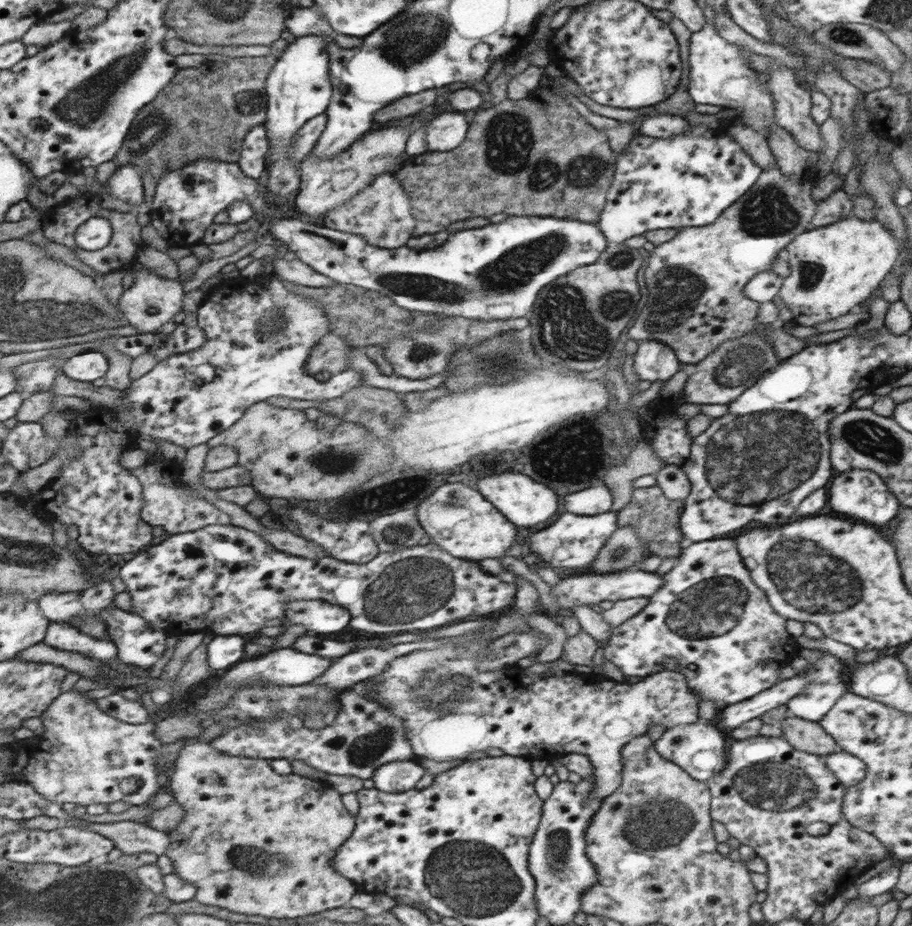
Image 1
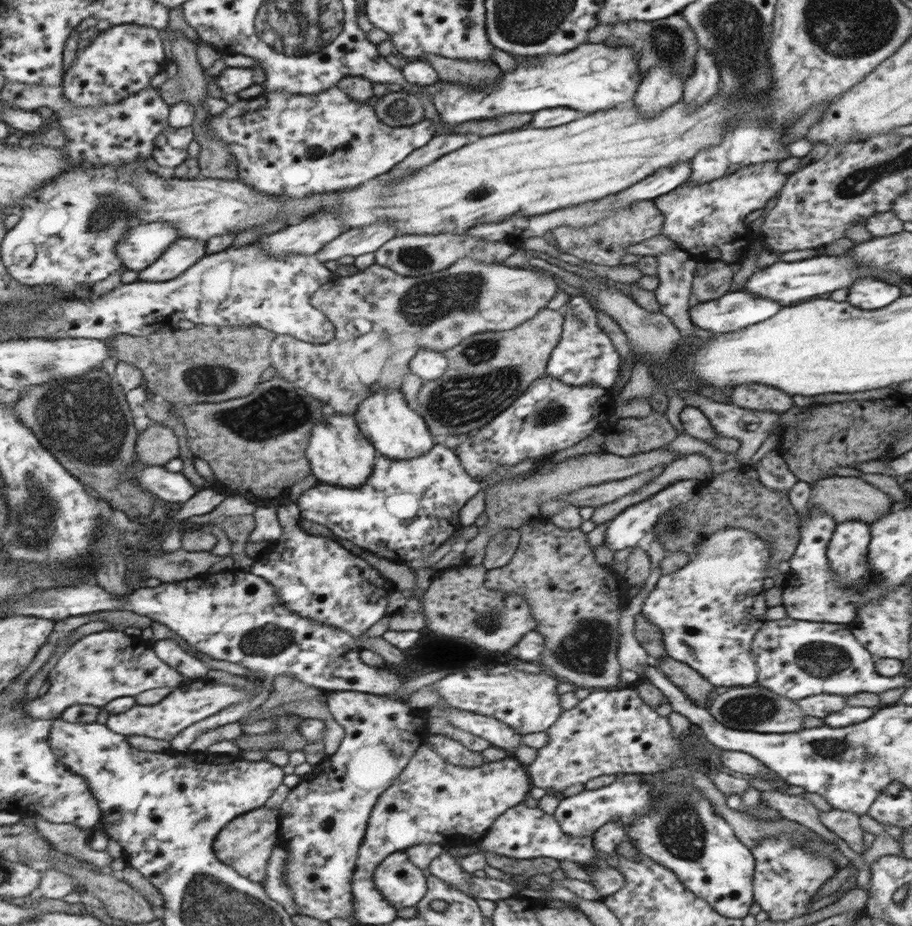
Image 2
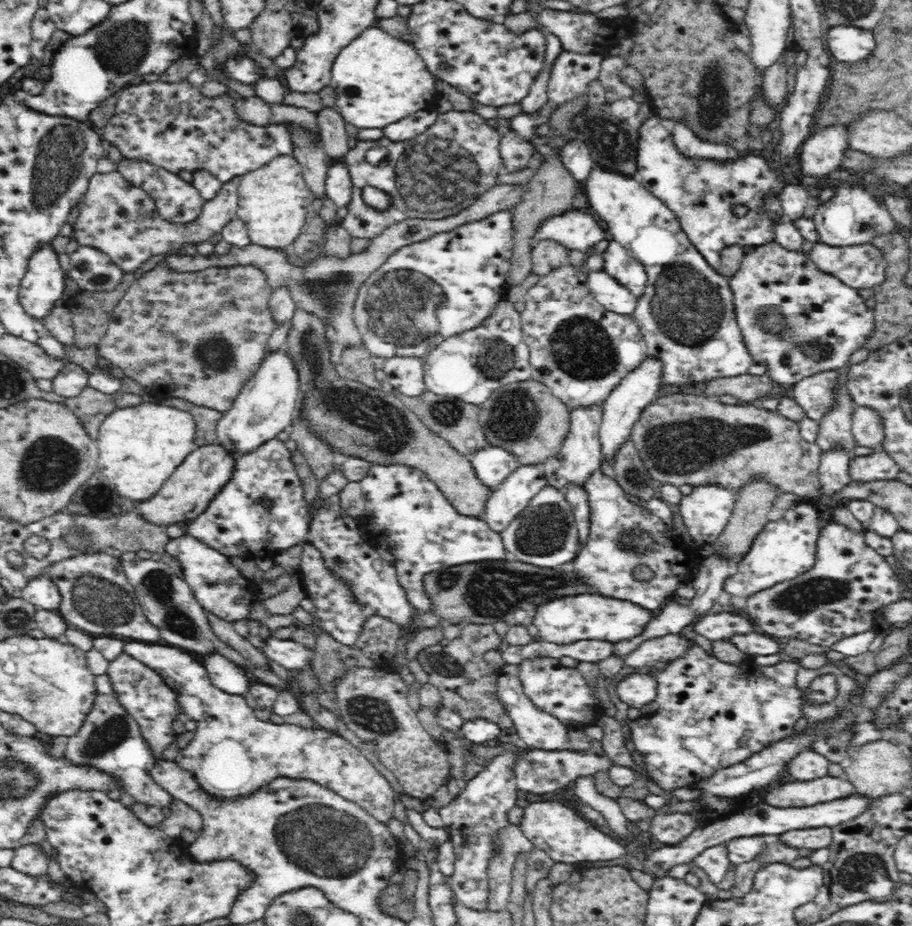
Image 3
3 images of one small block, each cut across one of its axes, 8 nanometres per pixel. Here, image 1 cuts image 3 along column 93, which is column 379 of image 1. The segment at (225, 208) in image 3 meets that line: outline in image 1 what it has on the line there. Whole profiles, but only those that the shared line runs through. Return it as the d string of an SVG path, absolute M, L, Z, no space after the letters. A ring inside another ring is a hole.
M385 173L385 175L374 177L374 182L369 187L329 212L323 218L322 225L343 232L355 233L363 237L370 245L379 248L399 248L405 245L405 242L411 238L413 216L409 216L407 195L403 194L402 186L395 182L392 173Z

